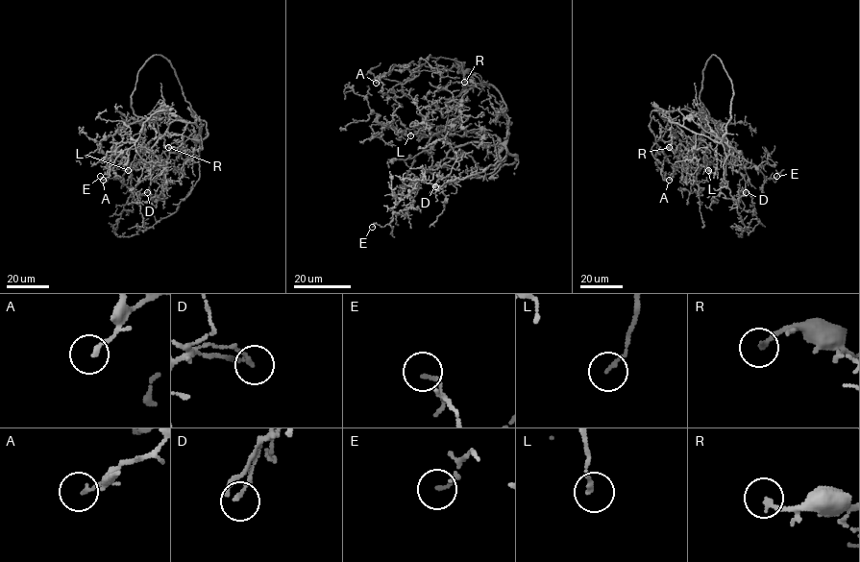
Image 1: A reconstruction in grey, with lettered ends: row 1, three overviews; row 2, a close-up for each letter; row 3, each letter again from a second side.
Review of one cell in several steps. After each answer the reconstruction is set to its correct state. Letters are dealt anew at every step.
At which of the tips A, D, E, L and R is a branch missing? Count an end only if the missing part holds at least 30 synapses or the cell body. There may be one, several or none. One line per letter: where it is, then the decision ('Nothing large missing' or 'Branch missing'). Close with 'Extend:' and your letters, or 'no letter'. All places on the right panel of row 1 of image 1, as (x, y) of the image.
A: Place: (669, 180). Nothing large missing
D: Place: (746, 192). Nothing large missing
E: Place: (776, 176). Nothing large missing
L: Place: (708, 170). Nothing large missing
R: Place: (669, 147). Nothing large missing
Extend: no letter

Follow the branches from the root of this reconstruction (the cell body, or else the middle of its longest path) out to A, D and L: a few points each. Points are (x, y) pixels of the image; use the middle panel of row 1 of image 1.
A: (505, 107), (492, 85), (476, 85), (450, 59), (430, 56), (411, 70), (393, 64), (376, 83)
D: (505, 107), (507, 138), (453, 147), (428, 170), (460, 156), (454, 152), (451, 172), (440, 176), (435, 186)
L: (505, 107), (492, 85), (471, 86), (456, 105), (442, 109), (432, 105), (425, 126), (410, 135)

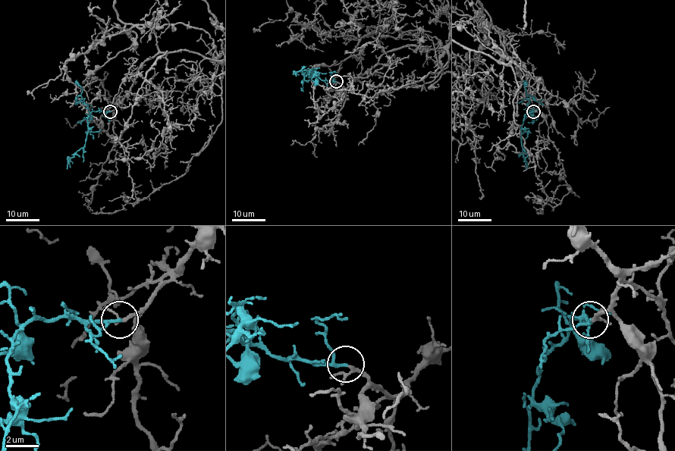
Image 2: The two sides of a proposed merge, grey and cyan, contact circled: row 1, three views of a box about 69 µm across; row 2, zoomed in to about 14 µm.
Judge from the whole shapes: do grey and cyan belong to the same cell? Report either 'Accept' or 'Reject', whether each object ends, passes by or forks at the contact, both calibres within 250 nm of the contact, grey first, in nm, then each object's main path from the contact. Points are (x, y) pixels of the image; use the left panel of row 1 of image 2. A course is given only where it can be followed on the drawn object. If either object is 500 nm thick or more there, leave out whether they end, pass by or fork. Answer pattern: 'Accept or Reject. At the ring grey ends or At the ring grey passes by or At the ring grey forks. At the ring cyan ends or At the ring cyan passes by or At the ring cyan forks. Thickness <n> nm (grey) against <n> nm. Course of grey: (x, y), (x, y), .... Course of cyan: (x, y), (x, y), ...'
Accept. At the ring grey forks. At the ring cyan passes by. Thickness 150 nm (grey) against 160 nm. Course of cyan: (110, 111), (92, 111), (89, 114), (86, 143), (70, 158), (67, 168)

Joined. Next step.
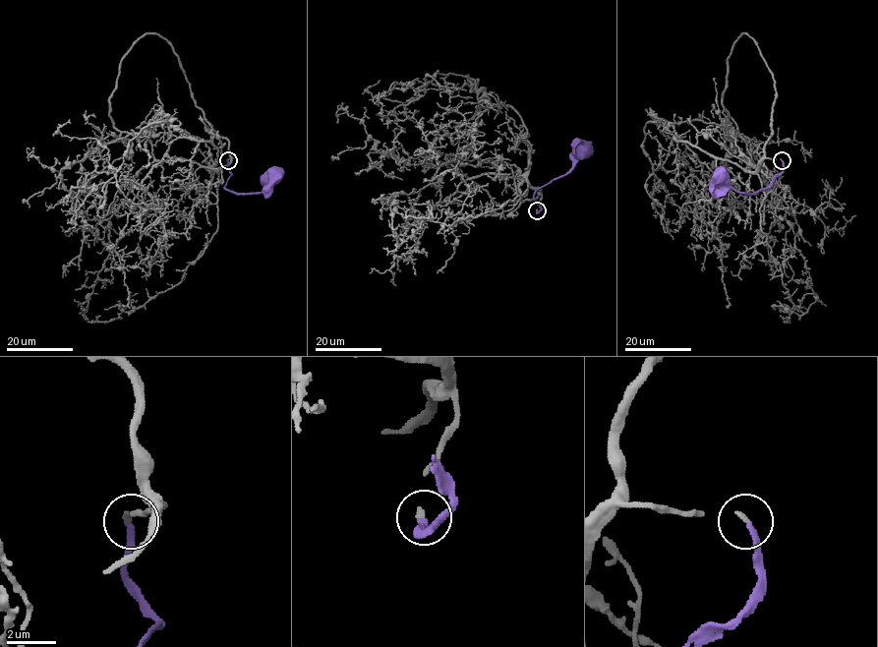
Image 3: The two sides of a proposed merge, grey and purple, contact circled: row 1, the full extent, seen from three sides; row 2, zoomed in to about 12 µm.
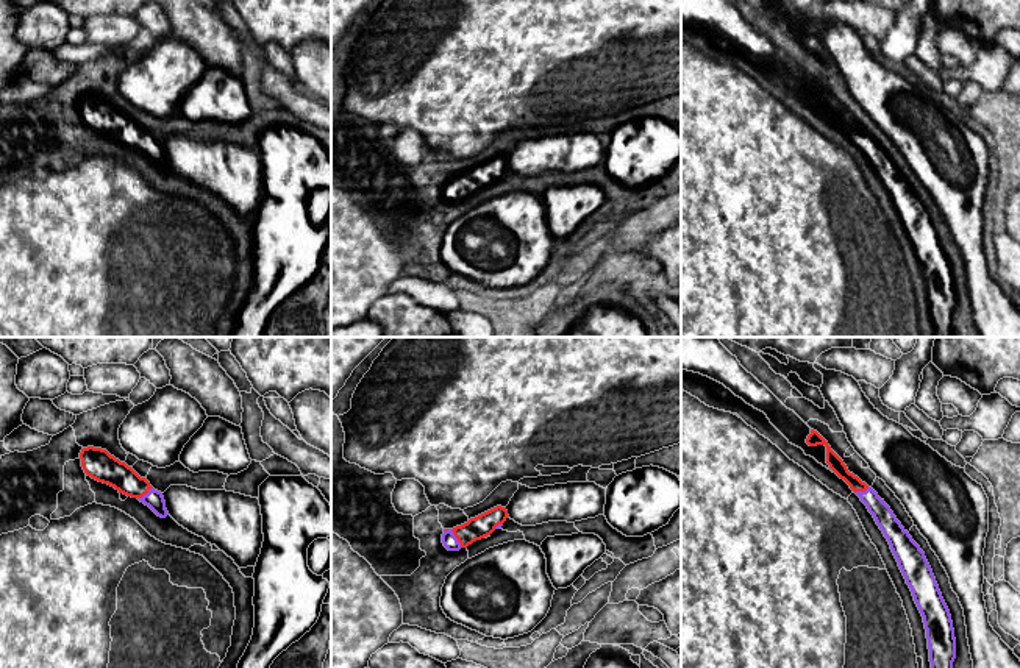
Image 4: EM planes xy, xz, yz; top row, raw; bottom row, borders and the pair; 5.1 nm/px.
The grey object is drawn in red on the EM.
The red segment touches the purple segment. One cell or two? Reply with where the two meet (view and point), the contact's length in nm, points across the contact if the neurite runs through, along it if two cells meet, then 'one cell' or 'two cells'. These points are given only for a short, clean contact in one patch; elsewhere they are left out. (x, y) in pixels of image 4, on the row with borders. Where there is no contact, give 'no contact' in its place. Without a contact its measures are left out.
contact xz (455, 536); length 130 nm; way xz (477, 528), (463, 536), (455, 536), (450, 542); one cell

